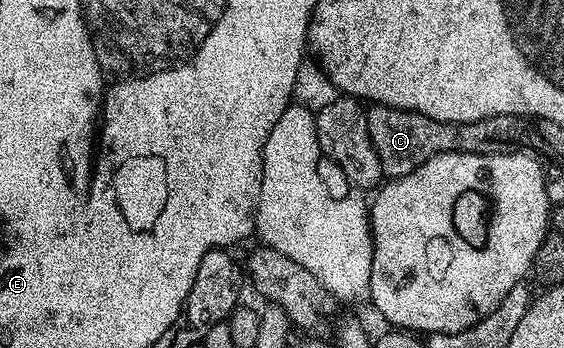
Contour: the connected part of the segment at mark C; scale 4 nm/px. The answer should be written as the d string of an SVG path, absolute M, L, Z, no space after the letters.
M376 103L368 106L365 114L367 131L379 155L381 172L386 178L402 177L419 167L428 157L440 153L523 153L536 154L542 148L540 137L524 120L515 115L491 115L487 119L468 121L462 125L452 121L436 121L422 113L406 109L392 109Z

